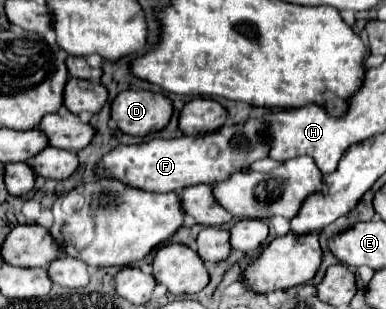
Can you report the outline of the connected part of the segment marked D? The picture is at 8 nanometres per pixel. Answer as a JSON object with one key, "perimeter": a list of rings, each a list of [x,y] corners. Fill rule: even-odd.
{"perimeter":[[[125,90],[111,106],[111,118],[129,136],[147,136],[163,130],[173,116],[171,100],[161,92]]]}

